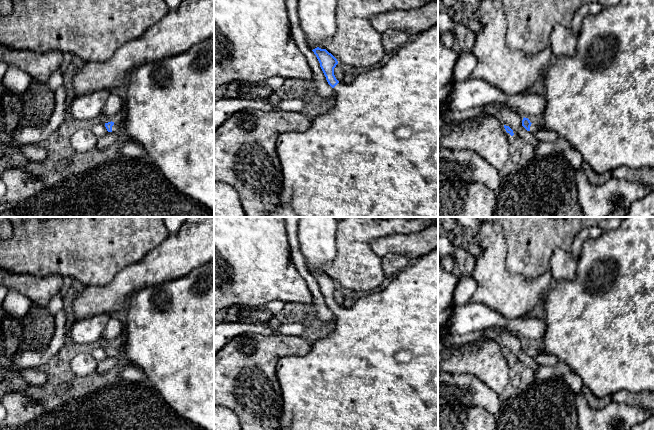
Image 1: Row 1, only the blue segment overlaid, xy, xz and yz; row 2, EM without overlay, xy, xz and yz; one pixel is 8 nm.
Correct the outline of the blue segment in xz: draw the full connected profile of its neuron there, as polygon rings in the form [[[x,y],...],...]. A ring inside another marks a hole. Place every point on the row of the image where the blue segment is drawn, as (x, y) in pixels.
[[[438,24],[419,33],[412,42],[400,47],[389,61],[381,68],[371,70],[358,75],[350,84],[339,82],[334,75],[334,68],[338,64],[337,59],[326,49],[319,47],[312,50],[316,55],[320,67],[326,77],[328,84],[335,90],[335,103],[325,113],[316,116],[312,120],[311,127],[304,132],[286,132],[278,136],[276,149],[280,160],[283,174],[283,189],[281,192],[281,204],[274,211],[268,213],[268,217],[438,217]]]

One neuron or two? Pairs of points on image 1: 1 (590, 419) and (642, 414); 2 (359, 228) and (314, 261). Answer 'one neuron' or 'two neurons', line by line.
1: one neuron
2: two neurons

